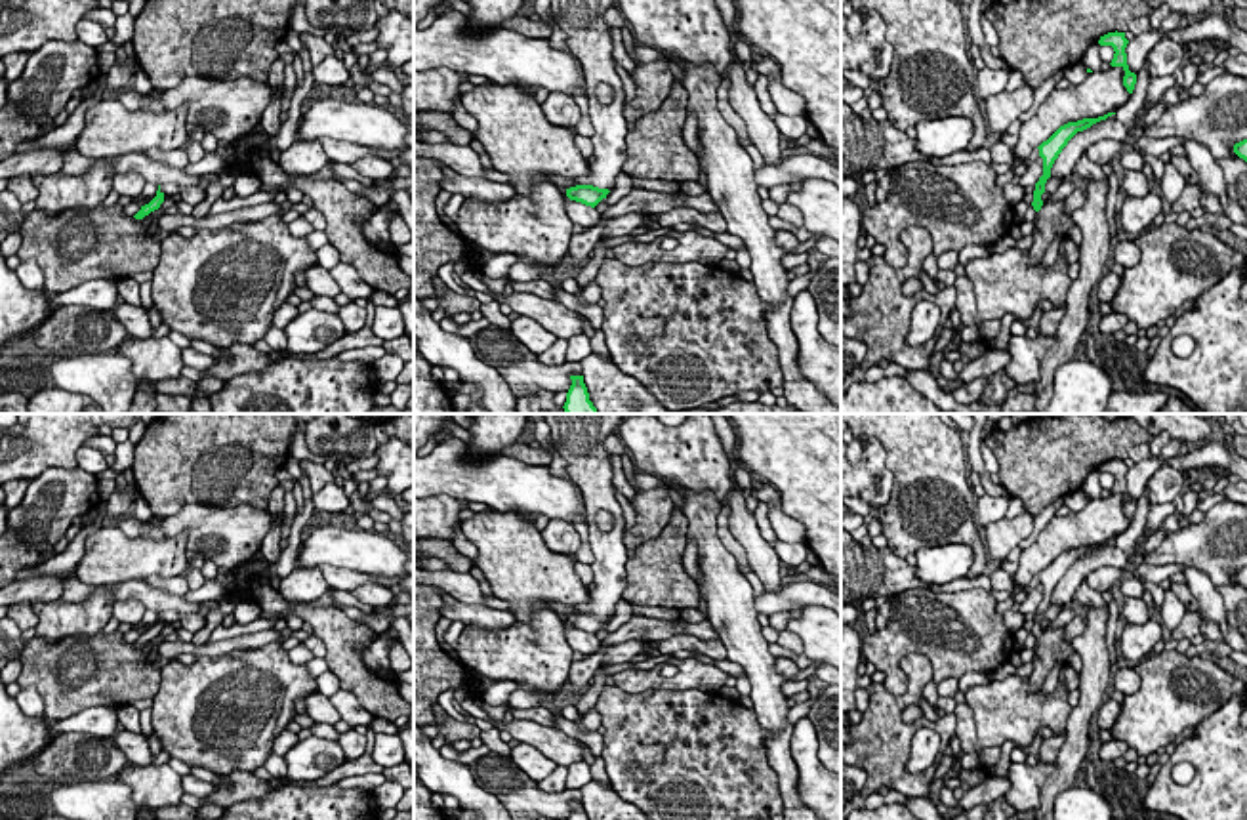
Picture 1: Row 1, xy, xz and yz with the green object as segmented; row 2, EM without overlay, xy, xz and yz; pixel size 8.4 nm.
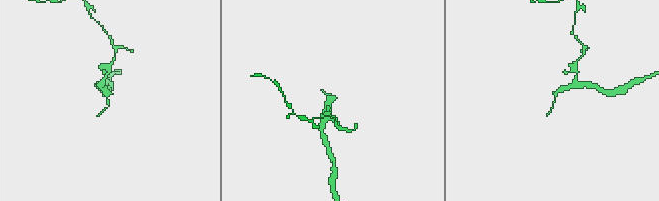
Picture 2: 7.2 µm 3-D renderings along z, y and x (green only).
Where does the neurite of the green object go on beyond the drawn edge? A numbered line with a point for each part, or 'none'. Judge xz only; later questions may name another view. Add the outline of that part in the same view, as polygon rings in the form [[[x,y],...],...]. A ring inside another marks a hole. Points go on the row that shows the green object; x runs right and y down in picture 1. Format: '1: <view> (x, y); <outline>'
1: xz (582, 21); [[[549,0],[553,19],[566,34],[572,55],[582,63],[587,97],[589,120],[595,130],[591,141],[595,162],[589,164],[589,185],[612,189],[616,175],[627,160],[627,120],[624,118],[625,92],[614,69],[610,25],[604,21],[608,8],[618,0]],[[597,84],[608,84],[614,99],[601,105],[595,95]]]

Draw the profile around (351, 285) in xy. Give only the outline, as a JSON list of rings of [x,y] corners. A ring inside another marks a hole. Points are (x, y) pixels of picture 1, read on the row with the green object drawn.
[[[337,263],[330,269],[332,278],[336,280],[336,284],[339,286],[341,294],[345,294],[347,297],[351,297],[353,301],[362,297],[362,299],[370,299],[370,296],[374,294],[372,286],[368,286],[358,273],[355,271],[355,267],[351,267],[349,263]]]

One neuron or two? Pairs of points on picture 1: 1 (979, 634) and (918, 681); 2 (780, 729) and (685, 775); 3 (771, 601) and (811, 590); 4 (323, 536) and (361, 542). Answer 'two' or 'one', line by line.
1: two
2: two
3: one
4: one

